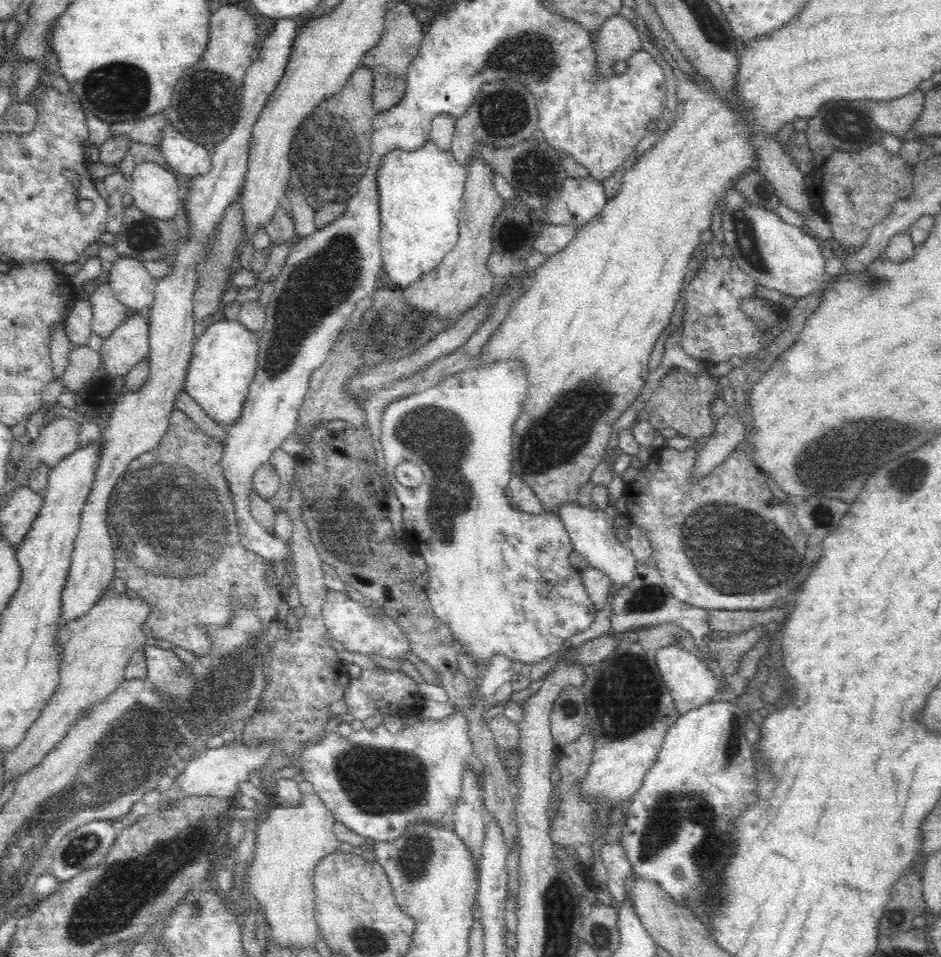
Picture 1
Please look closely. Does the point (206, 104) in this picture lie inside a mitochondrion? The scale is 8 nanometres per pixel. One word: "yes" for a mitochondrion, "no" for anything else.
yes

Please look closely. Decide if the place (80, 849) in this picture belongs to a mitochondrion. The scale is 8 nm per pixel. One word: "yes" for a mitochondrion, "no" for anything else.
yes

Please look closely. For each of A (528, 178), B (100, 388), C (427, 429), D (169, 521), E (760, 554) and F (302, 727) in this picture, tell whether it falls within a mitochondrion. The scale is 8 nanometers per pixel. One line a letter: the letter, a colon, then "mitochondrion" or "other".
A: mitochondrion
B: other
C: mitochondrion
D: mitochondrion
E: mitochondrion
F: other

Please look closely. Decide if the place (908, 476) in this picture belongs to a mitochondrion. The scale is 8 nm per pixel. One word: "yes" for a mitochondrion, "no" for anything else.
yes

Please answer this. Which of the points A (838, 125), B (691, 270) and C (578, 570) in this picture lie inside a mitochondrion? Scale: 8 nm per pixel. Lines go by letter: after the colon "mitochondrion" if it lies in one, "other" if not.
A: mitochondrion
B: other
C: other

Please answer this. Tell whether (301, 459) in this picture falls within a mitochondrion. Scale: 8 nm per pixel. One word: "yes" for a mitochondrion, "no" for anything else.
no

